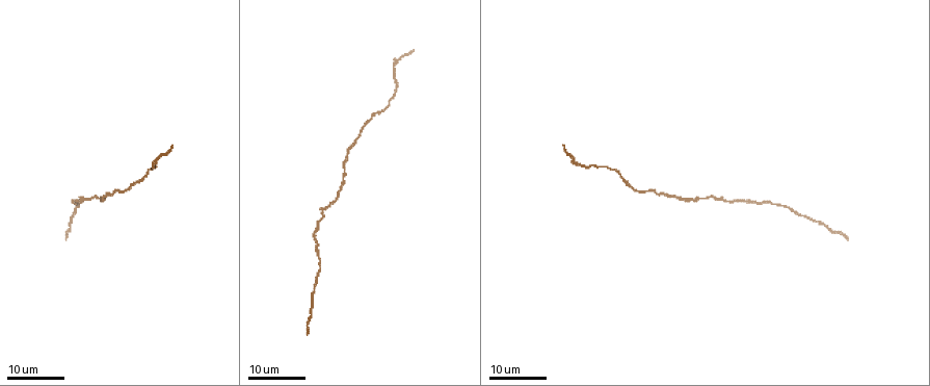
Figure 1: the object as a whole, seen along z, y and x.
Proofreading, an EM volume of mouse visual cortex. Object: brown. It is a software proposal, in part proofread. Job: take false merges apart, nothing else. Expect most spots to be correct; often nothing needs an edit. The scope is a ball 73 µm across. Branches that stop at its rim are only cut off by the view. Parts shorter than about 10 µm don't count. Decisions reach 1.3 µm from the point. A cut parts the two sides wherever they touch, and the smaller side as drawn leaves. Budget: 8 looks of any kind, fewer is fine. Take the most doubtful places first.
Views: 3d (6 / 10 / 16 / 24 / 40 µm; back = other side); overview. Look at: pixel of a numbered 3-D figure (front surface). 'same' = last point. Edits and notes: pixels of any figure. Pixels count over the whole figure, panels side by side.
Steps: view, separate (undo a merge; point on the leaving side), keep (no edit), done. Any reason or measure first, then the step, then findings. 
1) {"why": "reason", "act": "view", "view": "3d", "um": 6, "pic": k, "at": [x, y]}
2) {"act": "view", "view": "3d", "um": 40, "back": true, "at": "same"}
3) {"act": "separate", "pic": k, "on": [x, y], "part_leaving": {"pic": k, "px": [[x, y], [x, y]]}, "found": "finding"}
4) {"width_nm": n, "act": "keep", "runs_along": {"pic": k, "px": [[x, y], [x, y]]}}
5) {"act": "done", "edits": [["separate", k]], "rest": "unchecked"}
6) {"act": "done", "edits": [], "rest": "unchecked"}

{"act": "view", "view": "3d", "um": 16, "pic": 1, "at": [694, 199]}

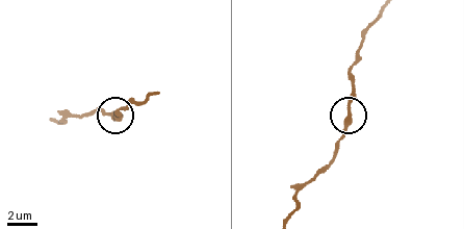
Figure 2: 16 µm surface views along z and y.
{"act": "view", "view": "3d", "um": 10, "pic": 2, "at": [349, 119]}

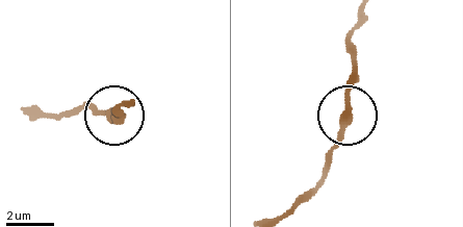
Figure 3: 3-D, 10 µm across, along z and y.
{"act": "keep", "runs_along": {"pic": 3, "px": [[343, 112], [348, 119], [339, 143], [319, 182]]}, "found": "all the same cell"}

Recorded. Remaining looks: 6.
{"why": "sudden change in width", "act": "view", "view": "3d", "um": 16, "pic": 1, "at": [384, 106]}

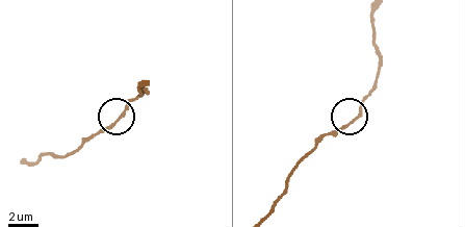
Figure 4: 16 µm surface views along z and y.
{"act": "view", "view": "3d", "um": 6, "pic": 4, "at": [119, 118]}

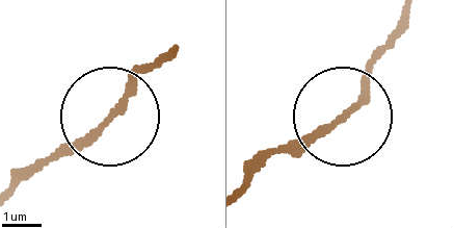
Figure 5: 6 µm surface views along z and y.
{"width_nm": 160, "act": "keep", "runs_along": {"pic": 5, "px": [[246, 178], [276, 152], [336, 128], [393, 43]]}, "found": "one cell here"}

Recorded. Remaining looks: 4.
{"why": "thick turns thin", "act": "view", "view": "3d", "um": 16, "pic": 1, "at": [318, 253]}

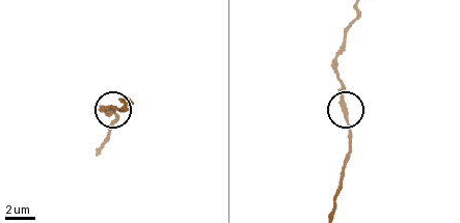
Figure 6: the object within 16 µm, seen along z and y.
{"act": "view", "view": "3d", "um": 10, "pic": 6, "at": [346, 111]}

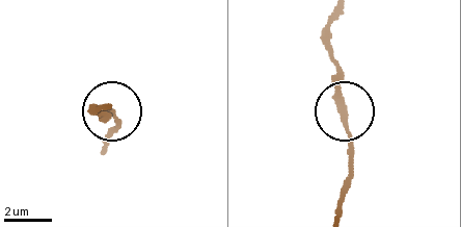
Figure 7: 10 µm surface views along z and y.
{"why": "closer look", "act": "view", "view": "3d", "um": 6, "pic": 7, "at": [112, 110]}

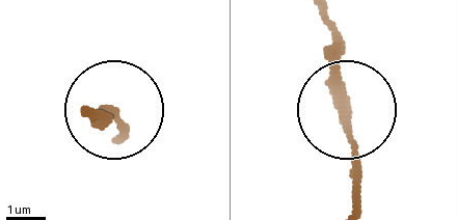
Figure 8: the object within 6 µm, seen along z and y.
{"act": "keep", "runs_along": {"pic": 8, "px": [[320, 10], [337, 50], [356, 209]]}, "found": "continuous, no second cell"}

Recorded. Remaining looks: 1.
{"act": "done", "edits": [], "rest": "unchecked"}

